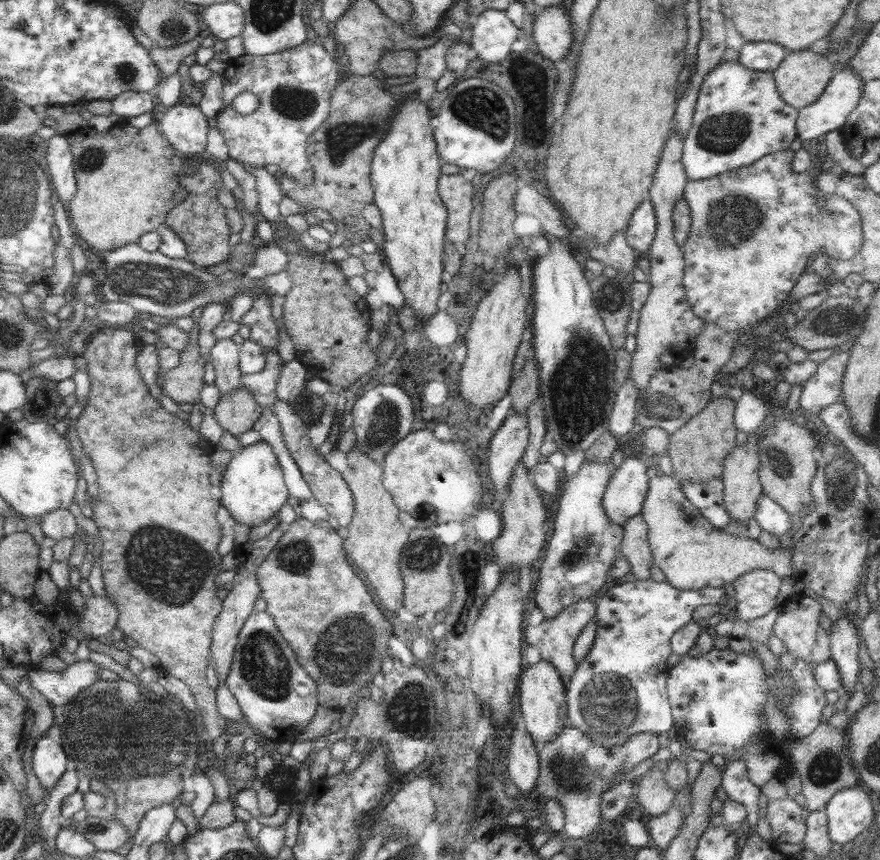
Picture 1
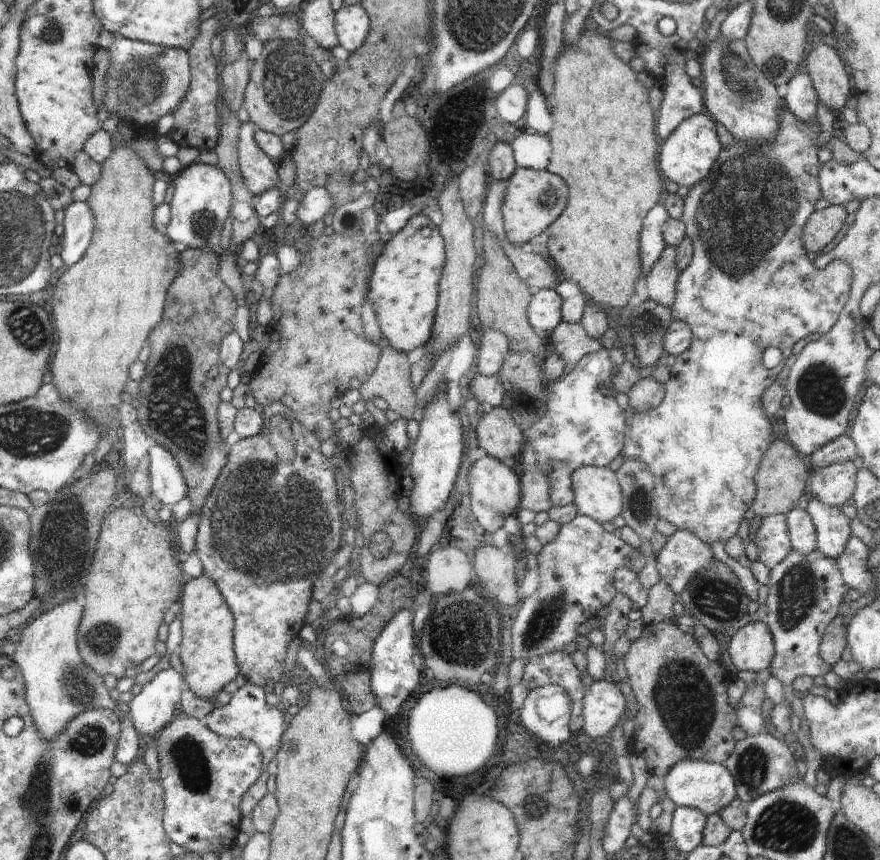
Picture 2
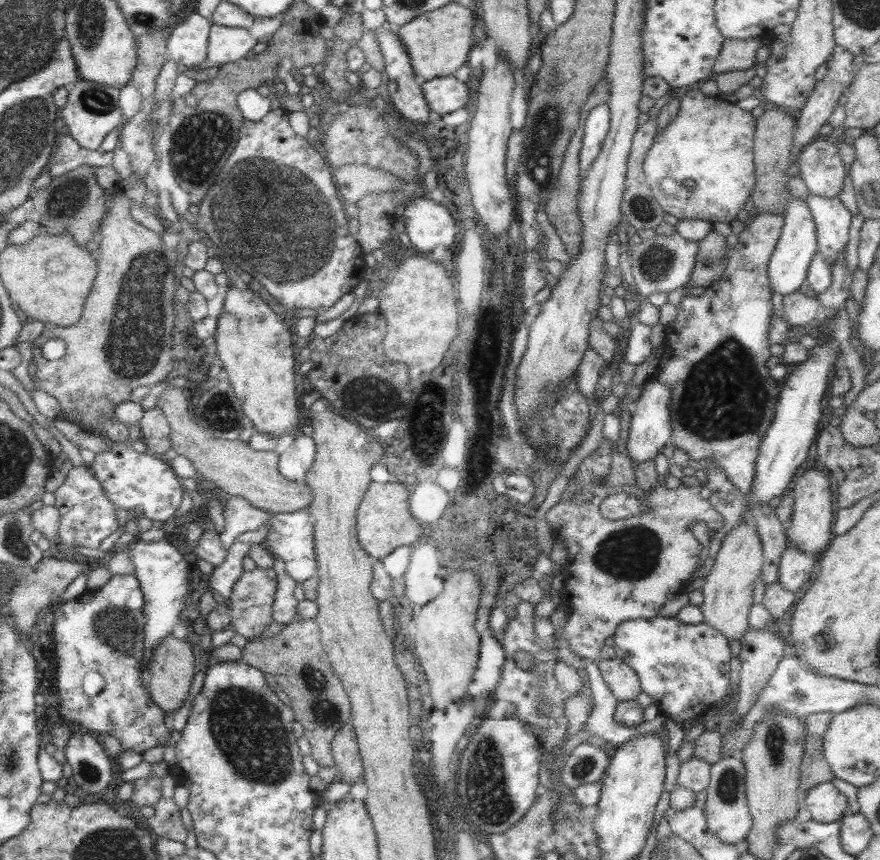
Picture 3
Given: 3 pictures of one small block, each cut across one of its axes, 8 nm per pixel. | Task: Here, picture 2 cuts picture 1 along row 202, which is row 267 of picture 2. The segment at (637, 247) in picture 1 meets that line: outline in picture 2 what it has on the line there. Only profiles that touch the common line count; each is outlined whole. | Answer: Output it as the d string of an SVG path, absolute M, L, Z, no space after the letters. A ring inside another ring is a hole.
M656 205L648 211L648 216L644 219L643 231L639 238L642 278L650 272L667 245L662 236L662 227L668 218L670 216L664 205Z

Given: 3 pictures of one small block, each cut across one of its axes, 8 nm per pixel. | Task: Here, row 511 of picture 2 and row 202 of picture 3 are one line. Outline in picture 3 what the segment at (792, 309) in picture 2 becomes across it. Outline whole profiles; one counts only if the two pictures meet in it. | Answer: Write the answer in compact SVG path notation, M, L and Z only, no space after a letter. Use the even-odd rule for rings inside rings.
M698 87L688 90L686 94L682 96L682 100L680 100L680 110L678 110L677 115L667 126L665 126L665 128L663 128L663 132L659 132L657 136L654 137L650 149L646 151L642 168L644 168L644 174L646 174L645 179L648 188L650 188L650 192L652 192L652 198L654 198L654 200L661 206L665 213L672 214L672 216L678 218L678 220L686 220L686 218L688 218L688 220L696 220L696 218L698 218L698 220L706 220L706 222L710 222L711 225L716 224L716 222L726 222L726 224L731 223L733 219L737 218L738 212L744 209L748 196L752 194L752 188L756 186L756 171L753 159L756 124L756 118L752 113L743 110L735 103L724 101L720 99L719 96L707 96L700 91L700 88Z

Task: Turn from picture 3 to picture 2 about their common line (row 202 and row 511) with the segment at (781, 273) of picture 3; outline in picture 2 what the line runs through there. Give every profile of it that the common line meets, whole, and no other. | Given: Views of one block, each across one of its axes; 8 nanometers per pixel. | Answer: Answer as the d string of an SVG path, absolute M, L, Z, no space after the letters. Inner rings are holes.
M798 506L785 515L792 548L800 554L810 554L817 548L817 534L810 515Z

